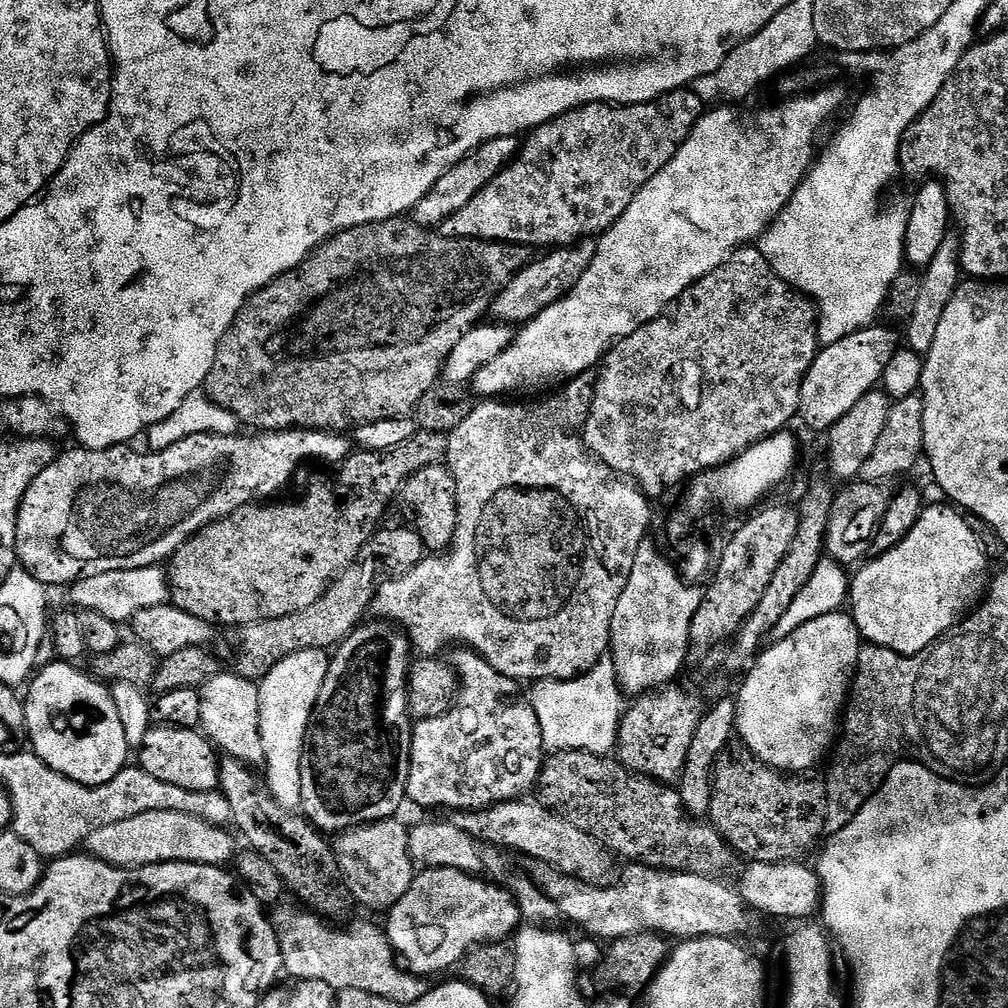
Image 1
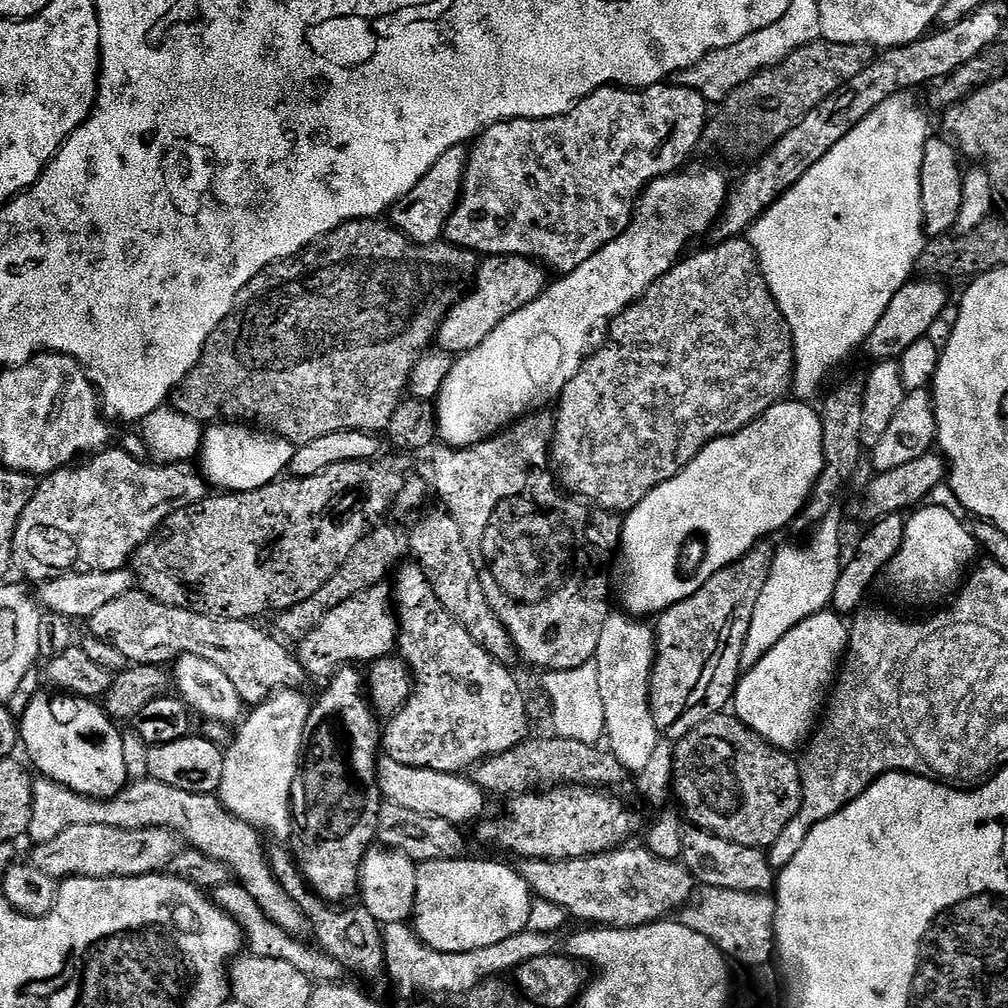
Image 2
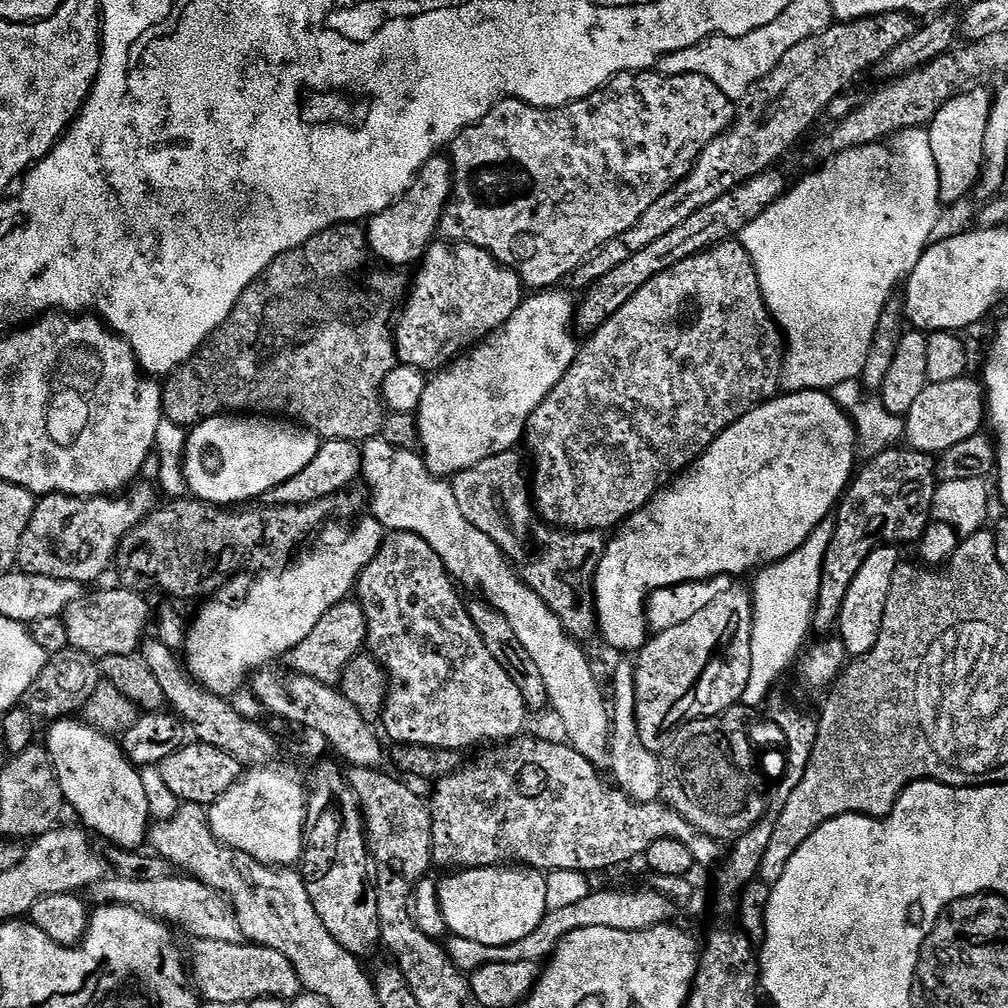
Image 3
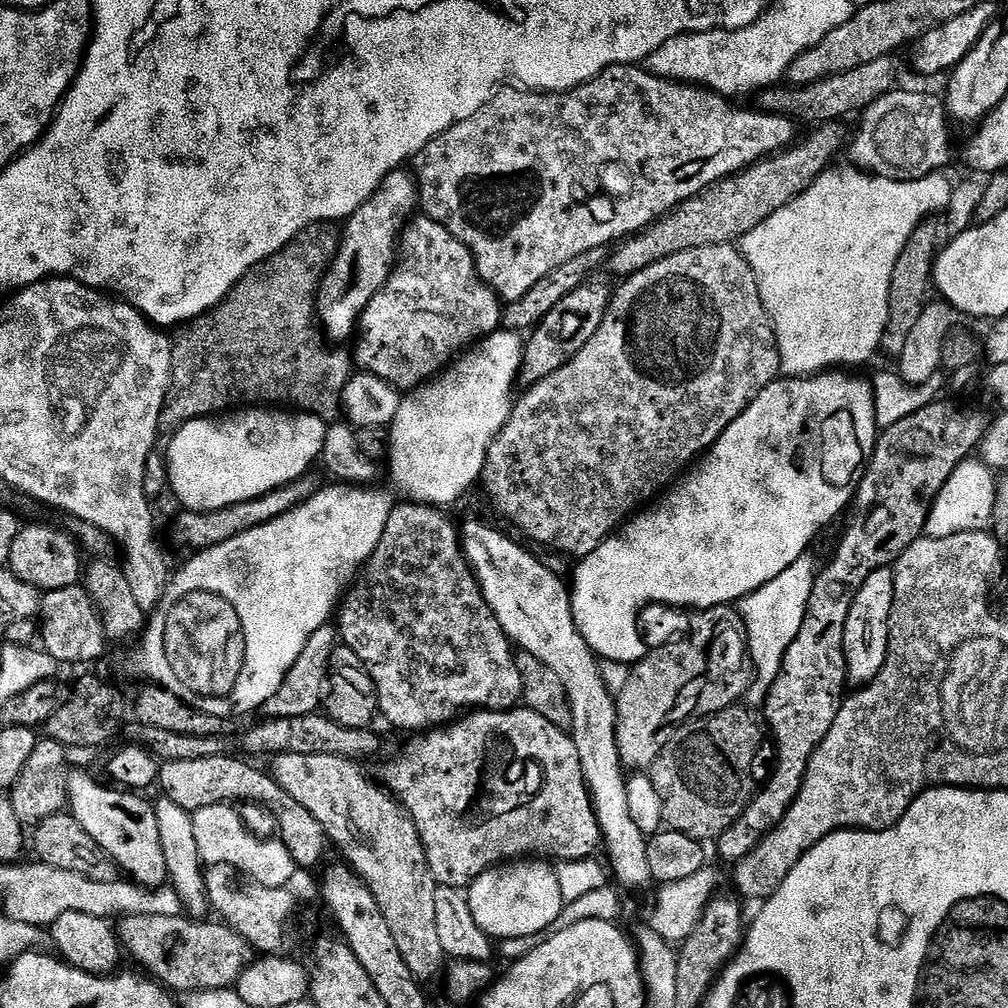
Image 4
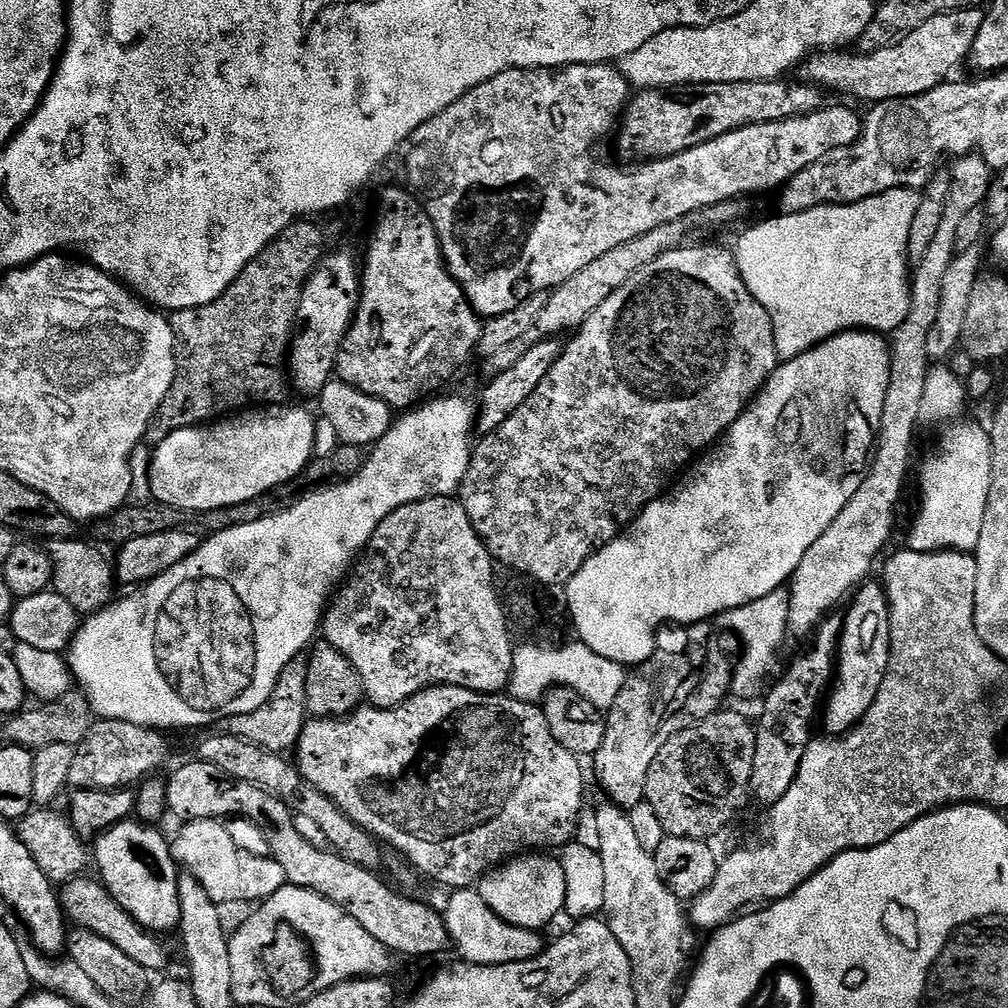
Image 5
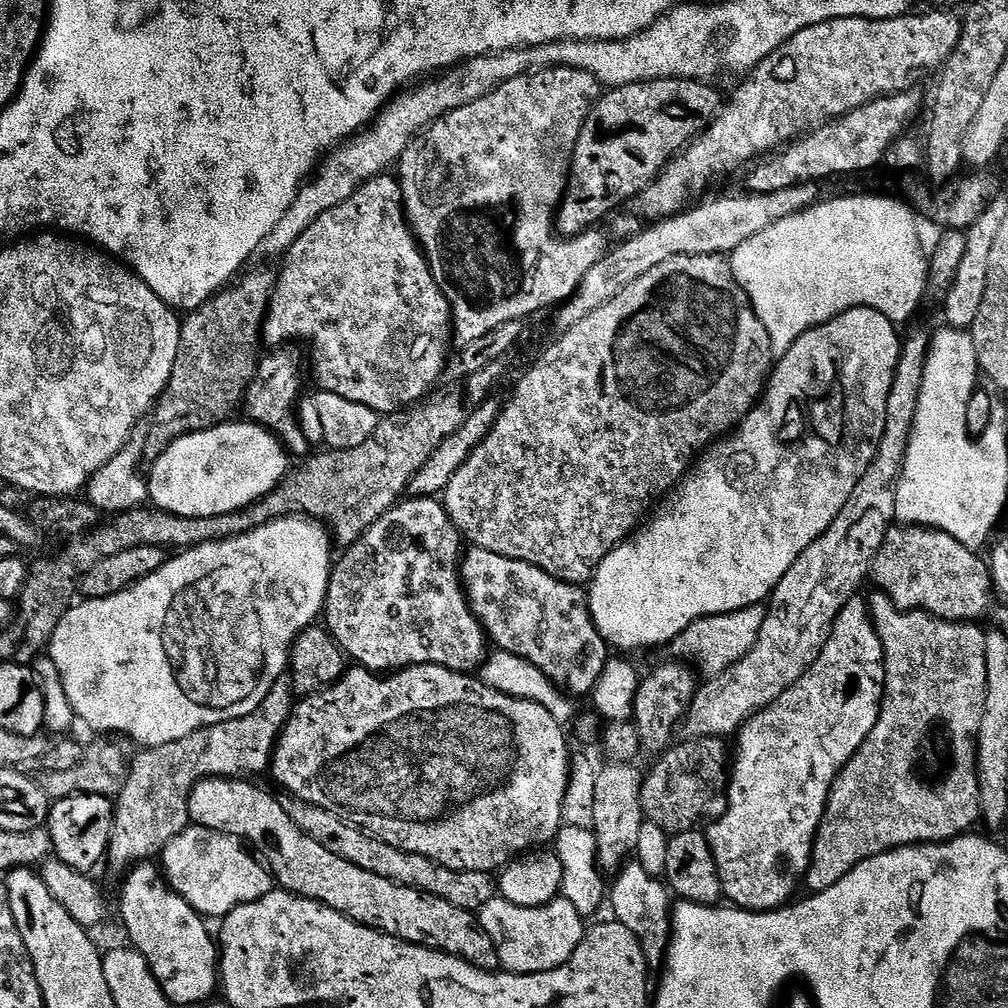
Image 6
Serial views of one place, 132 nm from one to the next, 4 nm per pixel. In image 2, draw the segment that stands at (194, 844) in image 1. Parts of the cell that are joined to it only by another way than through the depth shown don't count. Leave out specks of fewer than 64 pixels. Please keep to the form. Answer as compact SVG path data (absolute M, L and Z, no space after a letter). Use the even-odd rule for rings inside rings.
M70 826L70 830L62 830L62 834L58 834L58 838L54 838L49 844L39 845L40 860L39 867L47 870L53 878L71 878L73 876L90 876L102 878L103 876L151 876L153 874L163 873L170 866L176 855L182 851L182 837L179 832L173 831L171 828L139 828L138 830L130 830L129 828L115 828L114 826Z

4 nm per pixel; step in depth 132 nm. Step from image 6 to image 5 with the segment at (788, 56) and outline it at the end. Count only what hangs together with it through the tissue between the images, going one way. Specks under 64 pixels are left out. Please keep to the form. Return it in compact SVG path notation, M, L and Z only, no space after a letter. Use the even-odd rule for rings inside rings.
M967 8L952 12L948 16L930 18L918 30L914 30L908 36L902 36L890 48L878 48L874 52L864 52L855 56L852 50L825 50L817 52L803 61L803 79L809 84L823 86L829 93L845 92L846 95L856 95L860 100L897 100L898 98L910 98L918 94L926 94L934 90L938 85L945 83L948 76L960 63L967 61L972 55L974 38L978 38L978 30L982 30L982 22L986 15L984 8Z

